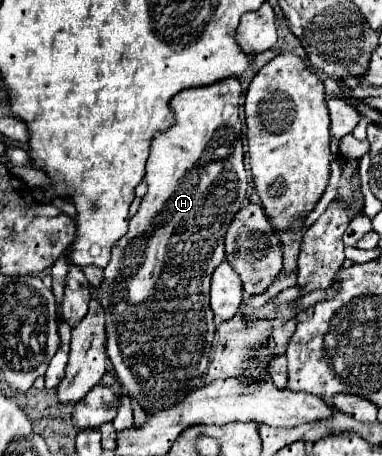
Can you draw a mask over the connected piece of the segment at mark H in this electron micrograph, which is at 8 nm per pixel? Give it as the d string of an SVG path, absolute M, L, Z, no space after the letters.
M224 78L220 82L214 82L210 86L198 86L198 88L188 88L182 90L180 94L176 94L170 102L170 110L174 114L174 124L156 134L156 138L152 138L150 144L150 158L146 164L146 184L148 184L148 192L142 198L140 210L130 218L130 228L128 232L112 246L112 258L108 262L108 266L104 268L104 278L100 286L90 286L90 296L94 300L102 302L102 308L106 312L106 354L112 362L114 374L118 378L118 382L122 384L124 392L138 402L138 406L144 408L146 414L154 414L156 410L166 410L168 406L174 406L176 402L180 402L180 398L186 398L192 390L198 388L198 380L200 376L204 376L204 370L208 370L208 356L210 356L210 346L214 340L214 314L210 310L208 304L208 290L210 290L210 276L214 272L214 268L224 260L224 234L234 218L234 214L242 208L242 202L246 198L246 186L248 186L248 178L246 178L246 170L244 170L244 156L242 156L242 124L240 124L240 116L238 116L238 100L242 94L242 86L238 82L238 78Z

